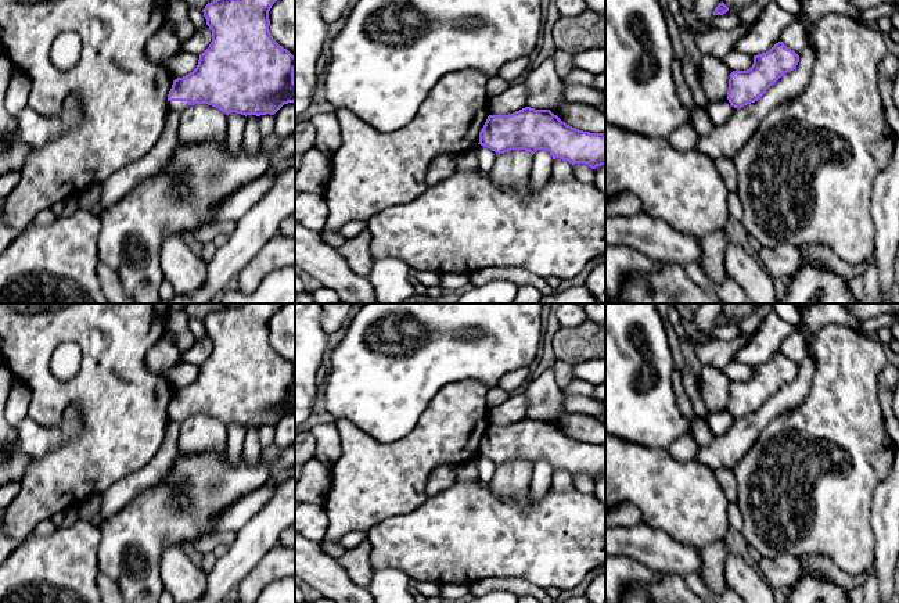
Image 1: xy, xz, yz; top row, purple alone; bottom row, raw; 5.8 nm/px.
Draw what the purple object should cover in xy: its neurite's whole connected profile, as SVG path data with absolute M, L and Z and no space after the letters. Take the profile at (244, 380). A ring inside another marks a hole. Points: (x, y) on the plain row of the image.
M242 304L205 316L202 323L212 341L209 358L193 383L173 391L157 455L103 492L103 518L168 477L179 453L180 424L188 416L208 414L226 426L260 427L295 413L295 367L269 341L269 322L284 305Z

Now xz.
M525 417L508 426L489 426L479 442L479 453L496 464L511 460L525 460L532 466L537 460L546 460L553 470L561 469L569 474L586 474L591 480L605 475L605 444L590 444L572 438L562 432L550 420Z

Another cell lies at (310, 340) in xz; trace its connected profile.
M295 304L295 432L319 403L317 378L327 342L321 304Z

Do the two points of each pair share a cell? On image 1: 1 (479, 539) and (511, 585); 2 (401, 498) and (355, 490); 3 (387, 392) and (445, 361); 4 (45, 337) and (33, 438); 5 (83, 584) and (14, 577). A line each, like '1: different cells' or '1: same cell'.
1: different cells
2: same cell
3: same cell
4: different cells
5: same cell

